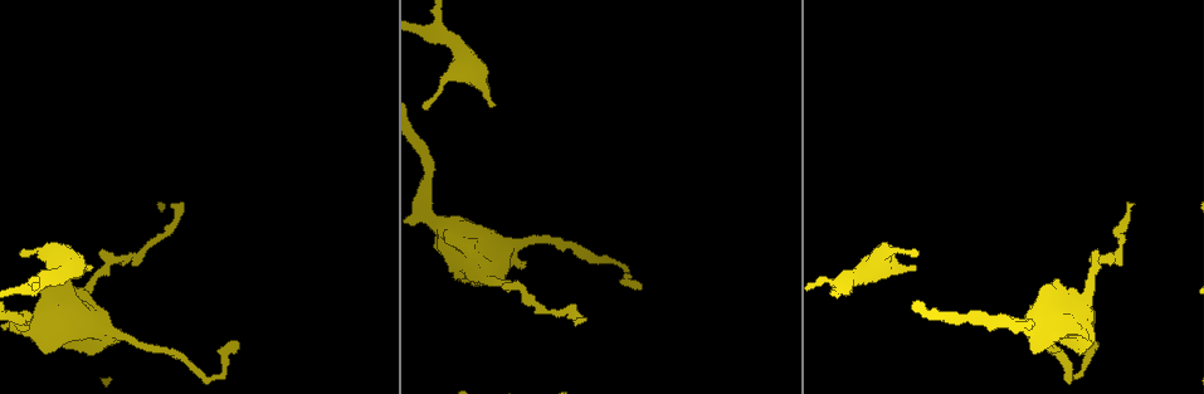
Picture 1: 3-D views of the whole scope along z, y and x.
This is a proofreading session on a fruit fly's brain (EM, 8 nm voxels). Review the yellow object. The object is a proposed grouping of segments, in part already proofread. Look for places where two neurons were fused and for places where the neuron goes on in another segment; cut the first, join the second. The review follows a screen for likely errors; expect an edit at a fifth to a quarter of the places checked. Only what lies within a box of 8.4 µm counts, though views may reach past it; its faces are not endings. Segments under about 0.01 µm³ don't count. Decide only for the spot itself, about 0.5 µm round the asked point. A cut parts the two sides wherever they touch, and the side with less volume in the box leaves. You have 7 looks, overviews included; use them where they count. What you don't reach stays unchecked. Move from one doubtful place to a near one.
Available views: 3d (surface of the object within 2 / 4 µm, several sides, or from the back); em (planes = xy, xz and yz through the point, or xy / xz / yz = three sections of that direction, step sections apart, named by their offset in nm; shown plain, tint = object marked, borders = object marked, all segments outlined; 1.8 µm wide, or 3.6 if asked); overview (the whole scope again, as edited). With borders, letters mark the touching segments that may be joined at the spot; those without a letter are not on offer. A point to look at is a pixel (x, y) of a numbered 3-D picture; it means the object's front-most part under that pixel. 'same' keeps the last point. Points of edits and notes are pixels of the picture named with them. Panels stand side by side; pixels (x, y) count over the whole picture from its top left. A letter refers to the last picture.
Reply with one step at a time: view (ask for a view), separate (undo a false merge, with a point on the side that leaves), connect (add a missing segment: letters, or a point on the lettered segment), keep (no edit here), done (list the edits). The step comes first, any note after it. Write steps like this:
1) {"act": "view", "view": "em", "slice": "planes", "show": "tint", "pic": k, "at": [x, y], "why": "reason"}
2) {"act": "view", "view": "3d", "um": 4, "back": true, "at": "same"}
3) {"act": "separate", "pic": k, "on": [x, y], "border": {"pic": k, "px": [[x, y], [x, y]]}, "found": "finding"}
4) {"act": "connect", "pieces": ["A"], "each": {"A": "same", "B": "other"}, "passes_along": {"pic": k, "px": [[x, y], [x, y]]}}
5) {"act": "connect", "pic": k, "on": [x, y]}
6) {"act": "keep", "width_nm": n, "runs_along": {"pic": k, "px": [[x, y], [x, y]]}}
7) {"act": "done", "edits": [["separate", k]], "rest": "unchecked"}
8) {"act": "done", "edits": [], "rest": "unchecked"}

{"act": "view", "view": "em", "slice": "planes", "show": "borders", "pic": 1, "at": [1092, 282], "why": "calibre changes"}

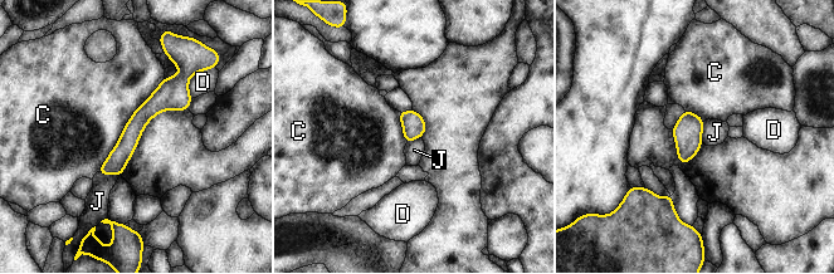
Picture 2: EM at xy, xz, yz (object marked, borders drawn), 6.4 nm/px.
{"act": "keep", "longest_contact_nm": ["C", 750], "each": {"C": "other", "D": "other", "J": "other"}, "runs_along": {"pic": 2, "px": [[181, 77], [102, 171]]}, "found": "continuous, no second neuron"}

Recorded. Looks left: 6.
{"act": "view", "view": "3d", "um": 2, "pic": 1, "at": [1133, 204], "why": "tapers out"}

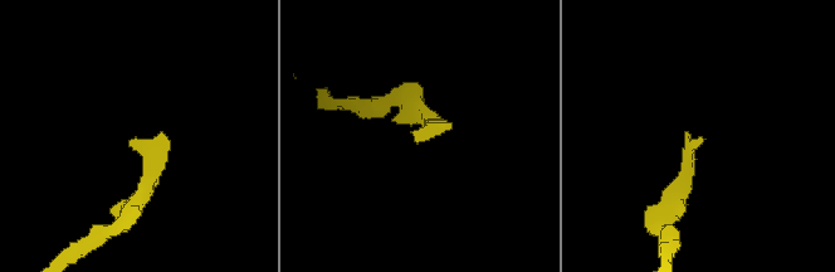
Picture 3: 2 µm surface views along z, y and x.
{"act": "view", "view": "em", "slice": "yz", "step": 8, "show": "borders", "pic": 3, "at": [702, 138]}

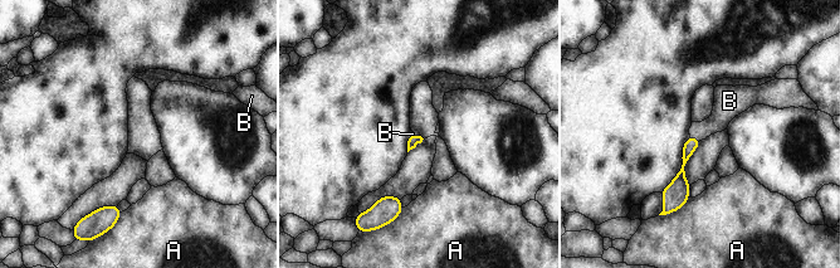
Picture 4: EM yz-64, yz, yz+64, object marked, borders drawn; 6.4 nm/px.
{"act": "connect", "pieces": ["B"], "longest_contact_nm": ["A", 200], "each": {"A": "other", "B": "same"}, "passes_along": {"pic": 4, "px": [[690, 144], [694, 137], [723, 112]]}, "found": "it goes on there"}

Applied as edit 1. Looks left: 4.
{"act": "view", "view": "overview"}

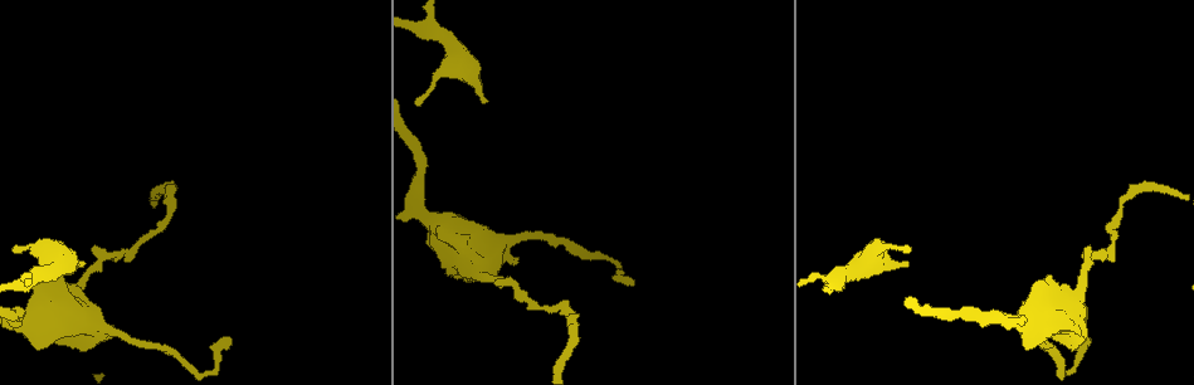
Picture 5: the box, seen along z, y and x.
{"act": "view", "view": "3d", "um": 4, "pic": 5, "at": [1089, 341], "why": "branch stops here"}

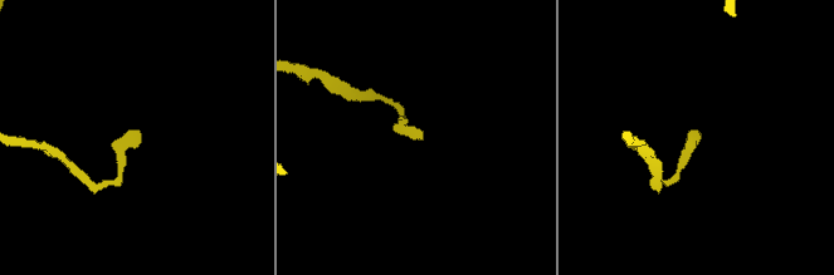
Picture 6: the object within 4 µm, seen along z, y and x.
{"act": "view", "view": "em", "slice": "planes", "show": "borders", "pic": 6, "at": [697, 130]}

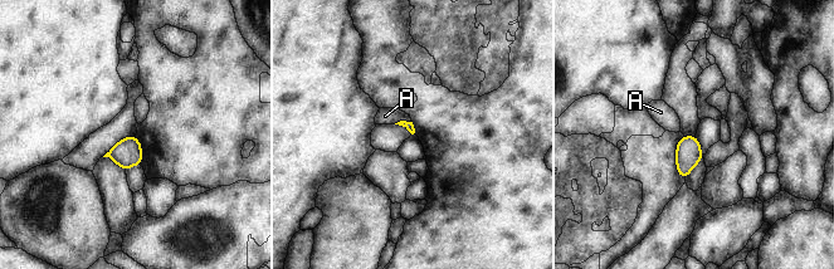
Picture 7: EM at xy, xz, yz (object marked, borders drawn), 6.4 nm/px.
{"act": "keep", "each": {"A": "other"}, "border": {"pic": 7, "px": [[410, 121], [398, 121], [394, 123]]}, "found": "none of them fits"}

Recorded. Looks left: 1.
{"act": "done", "edits": [["connect", 4]], "rest": "unchecked"}

